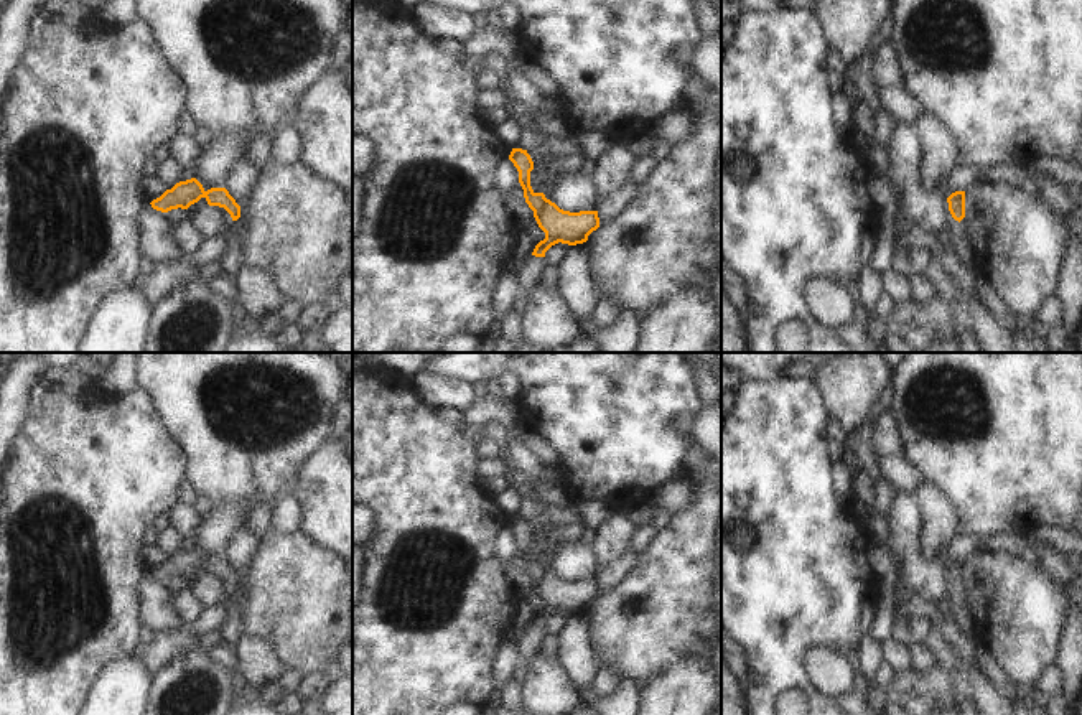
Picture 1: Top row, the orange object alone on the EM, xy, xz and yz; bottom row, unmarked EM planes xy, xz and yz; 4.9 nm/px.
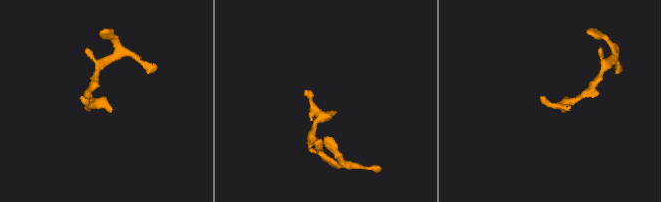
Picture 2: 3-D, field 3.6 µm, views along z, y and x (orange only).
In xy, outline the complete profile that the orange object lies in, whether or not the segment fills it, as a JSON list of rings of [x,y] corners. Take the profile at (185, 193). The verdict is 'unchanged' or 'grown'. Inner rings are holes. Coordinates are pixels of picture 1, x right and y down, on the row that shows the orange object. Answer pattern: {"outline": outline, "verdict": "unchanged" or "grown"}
{"outline": [[[196,178],[176,183],[150,204],[156,211],[168,213],[178,208],[188,209],[201,198],[204,198],[209,206],[224,208],[231,214],[232,221],[240,217],[240,206],[226,188],[211,188],[206,191]]], "verdict": "unchanged"}

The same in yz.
{"outline": [[[955,191],[947,198],[949,211],[955,221],[965,217],[965,191]]], "verdict": "unchanged"}

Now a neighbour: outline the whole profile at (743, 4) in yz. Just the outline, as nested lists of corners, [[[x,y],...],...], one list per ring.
[[[731,0],[739,8],[749,8],[749,10],[772,10],[777,7],[782,7],[784,0]]]

